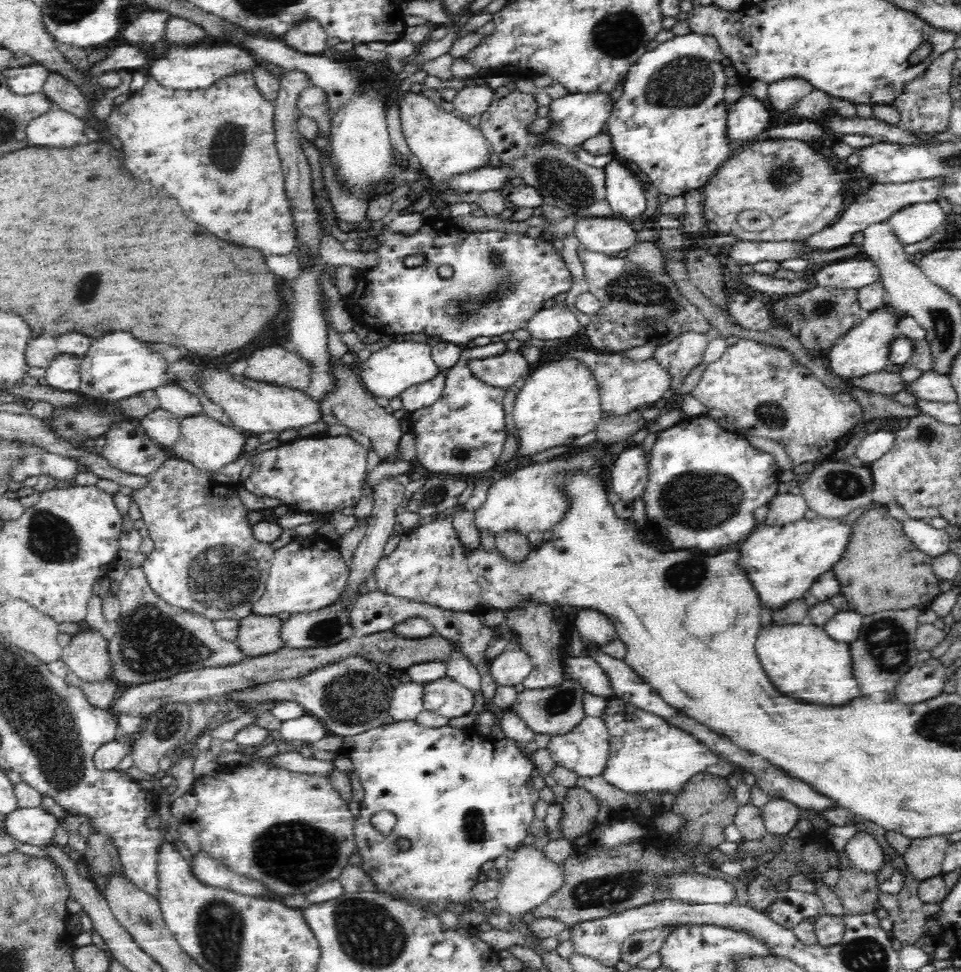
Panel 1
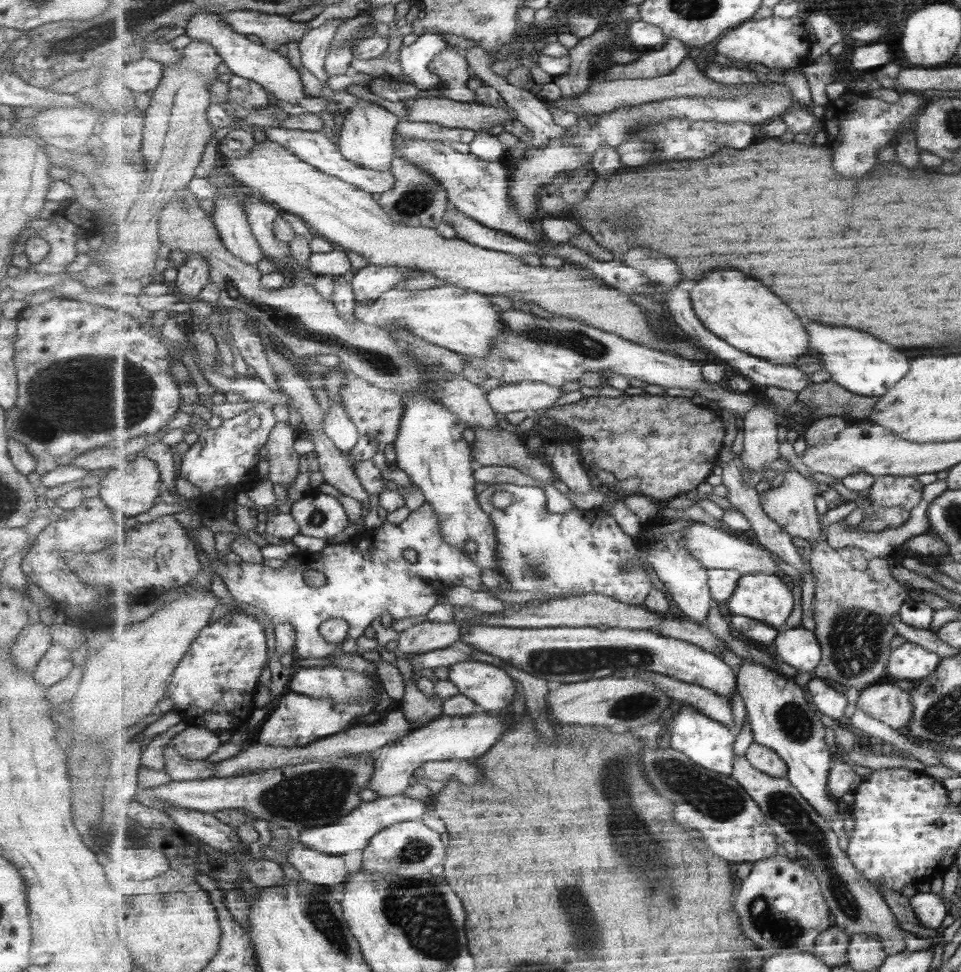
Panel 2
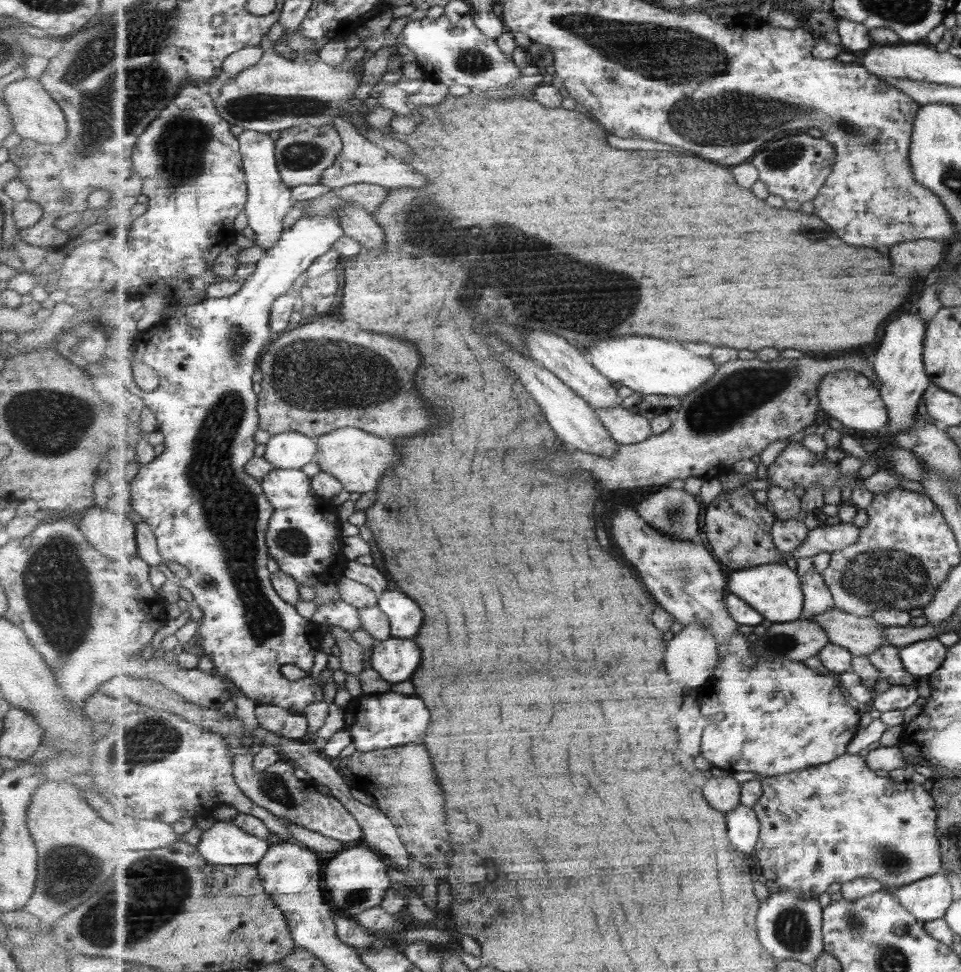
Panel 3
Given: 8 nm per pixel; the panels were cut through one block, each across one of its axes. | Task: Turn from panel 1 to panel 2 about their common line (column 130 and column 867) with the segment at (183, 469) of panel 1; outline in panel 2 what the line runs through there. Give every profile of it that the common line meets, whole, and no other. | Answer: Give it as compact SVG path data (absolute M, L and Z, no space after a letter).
M876 476L867 497L873 506L898 506L914 513L924 499L926 486L916 476Z

